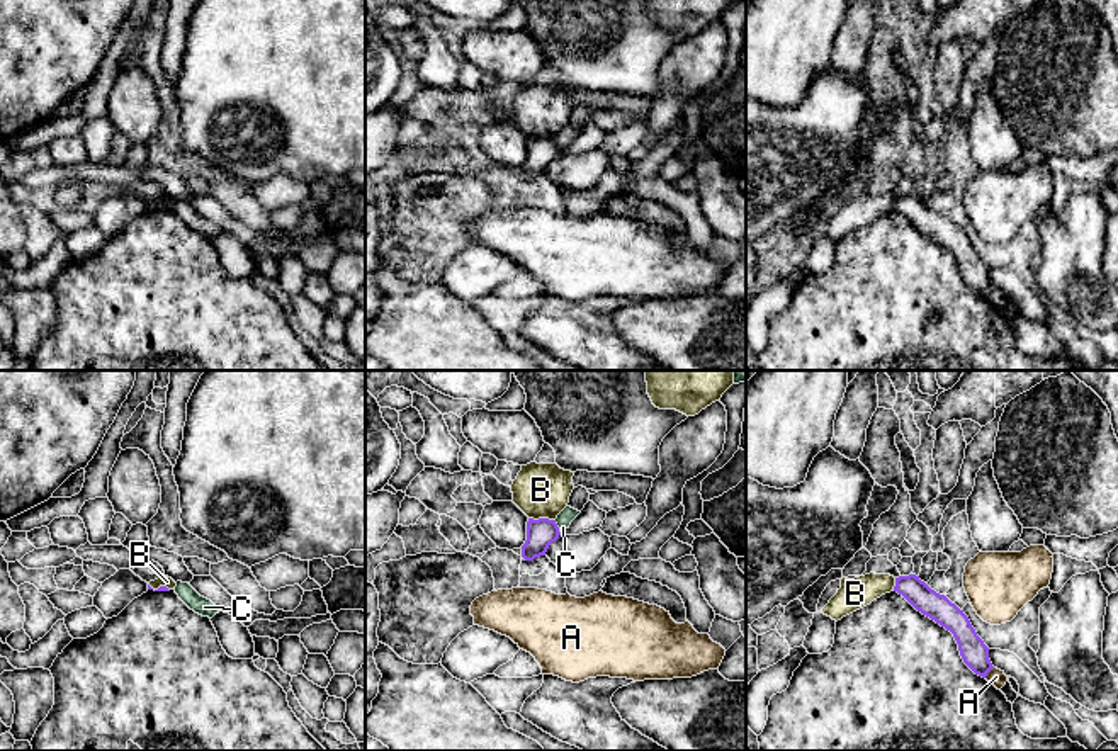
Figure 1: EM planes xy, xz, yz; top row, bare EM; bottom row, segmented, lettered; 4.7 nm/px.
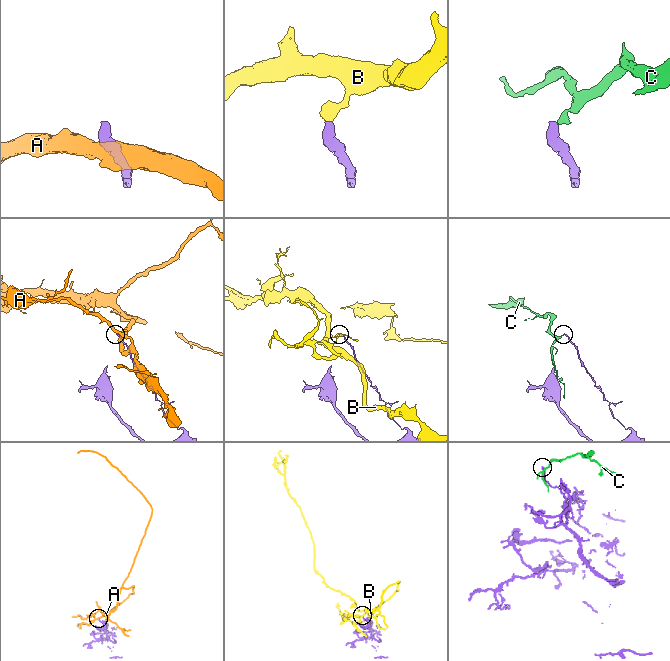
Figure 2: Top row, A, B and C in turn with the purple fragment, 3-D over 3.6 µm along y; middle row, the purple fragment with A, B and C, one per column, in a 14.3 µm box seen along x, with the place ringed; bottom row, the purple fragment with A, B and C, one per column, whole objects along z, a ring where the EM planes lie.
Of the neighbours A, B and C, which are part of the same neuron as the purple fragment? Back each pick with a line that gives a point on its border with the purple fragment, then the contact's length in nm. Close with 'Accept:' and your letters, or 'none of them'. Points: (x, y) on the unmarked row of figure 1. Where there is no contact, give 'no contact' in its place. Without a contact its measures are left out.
Accept: none of them

